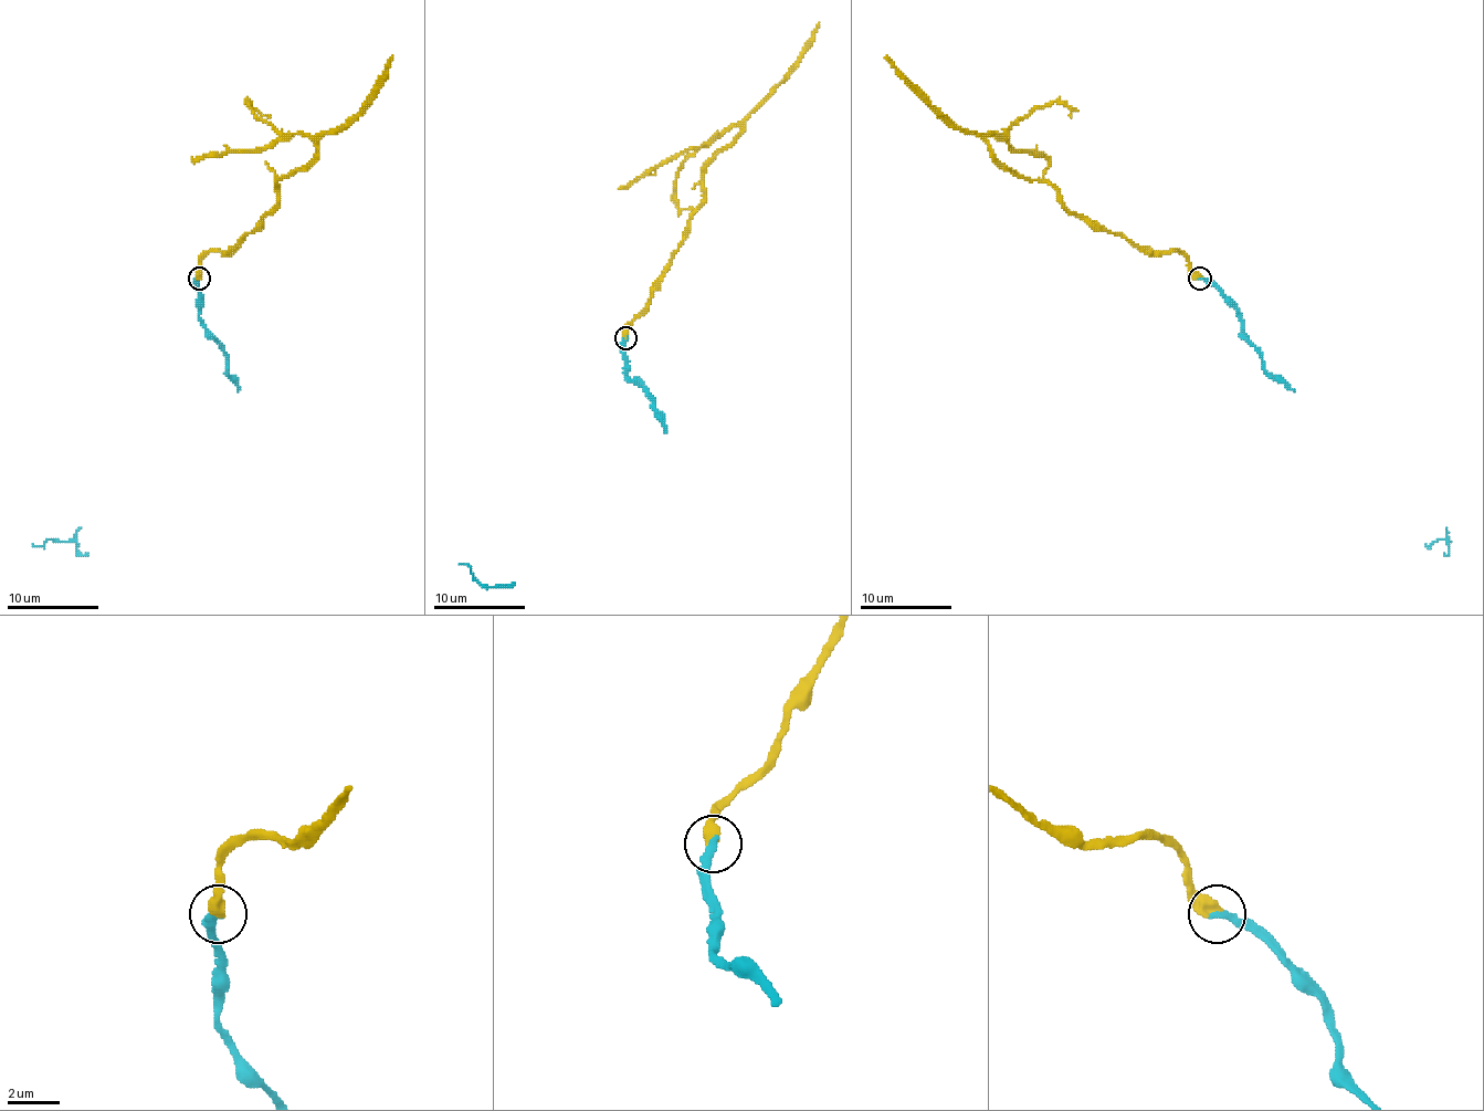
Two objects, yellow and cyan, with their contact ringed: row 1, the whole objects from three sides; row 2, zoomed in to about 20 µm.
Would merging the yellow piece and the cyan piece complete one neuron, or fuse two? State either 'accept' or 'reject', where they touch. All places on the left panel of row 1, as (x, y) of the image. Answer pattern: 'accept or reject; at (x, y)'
accept; at (199, 278)

